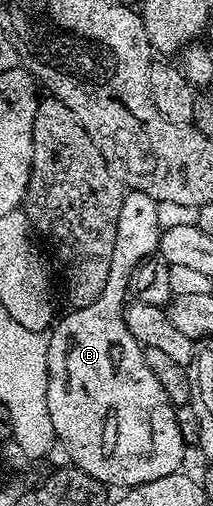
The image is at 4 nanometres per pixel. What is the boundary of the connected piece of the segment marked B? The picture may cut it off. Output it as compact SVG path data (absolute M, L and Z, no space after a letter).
M130 190L123 195L120 218L116 222L116 246L112 246L112 270L108 270L108 282L104 282L100 298L83 308L67 311L67 316L63 320L61 317L48 332L46 401L57 443L66 447L76 467L117 490L139 488L141 484L156 482L156 478L179 471L188 448L180 434L175 405L171 404L168 394L164 394L164 386L156 382L156 374L148 370L145 351L138 340L132 338L124 311L132 270L141 260L158 252L158 240L164 231L164 224L158 219L158 201L148 198L148 194Z

